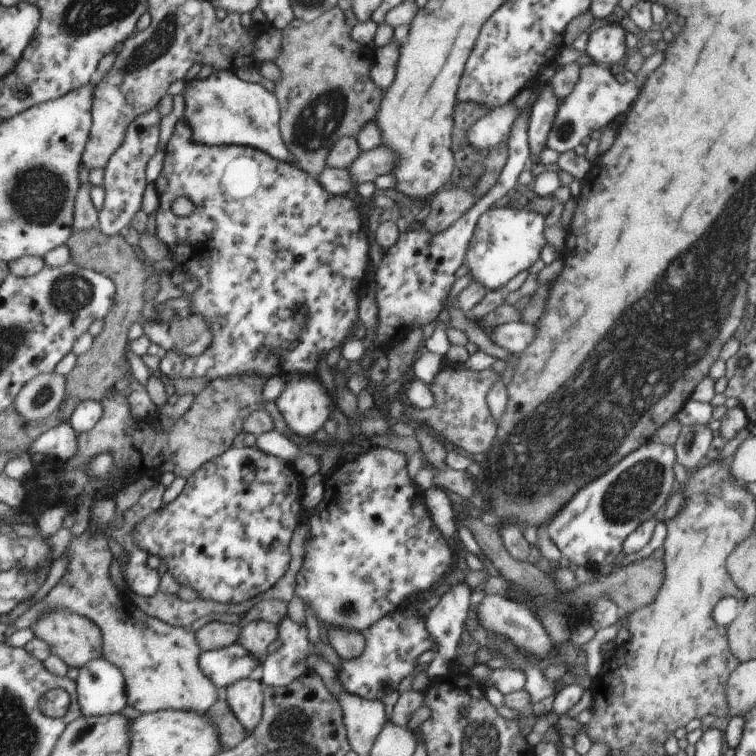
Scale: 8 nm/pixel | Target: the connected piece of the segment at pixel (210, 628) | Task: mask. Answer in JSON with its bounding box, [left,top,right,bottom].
[195,621,240,651]

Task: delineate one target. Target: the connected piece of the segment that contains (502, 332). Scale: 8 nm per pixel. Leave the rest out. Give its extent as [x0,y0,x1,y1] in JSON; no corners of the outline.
[489,321,537,354]

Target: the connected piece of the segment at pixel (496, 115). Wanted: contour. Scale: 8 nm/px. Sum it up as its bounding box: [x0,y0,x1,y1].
[466,99,518,148]

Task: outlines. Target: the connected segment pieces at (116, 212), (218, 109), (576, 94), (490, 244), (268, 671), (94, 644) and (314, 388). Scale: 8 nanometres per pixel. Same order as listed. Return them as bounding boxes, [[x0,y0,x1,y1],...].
[[100,106,161,236],[181,70,294,165],[547,52,664,153],[467,206,546,292],[261,615,309,686],[33,610,105,668],[274,374,334,440]]

